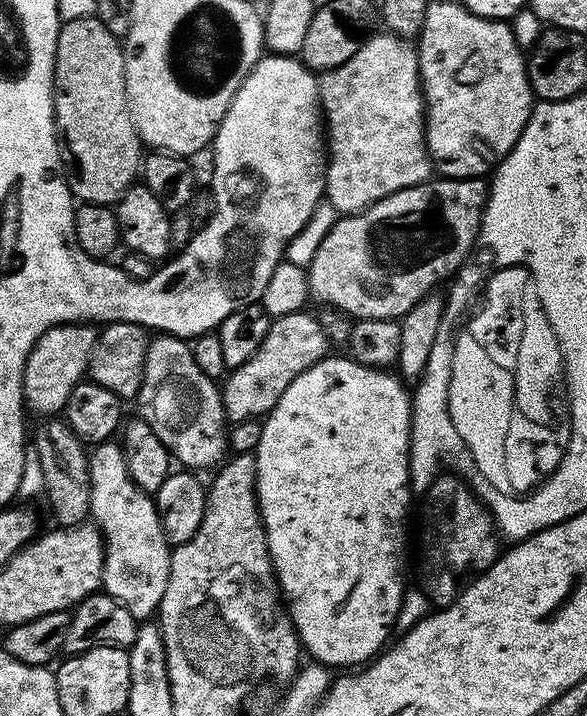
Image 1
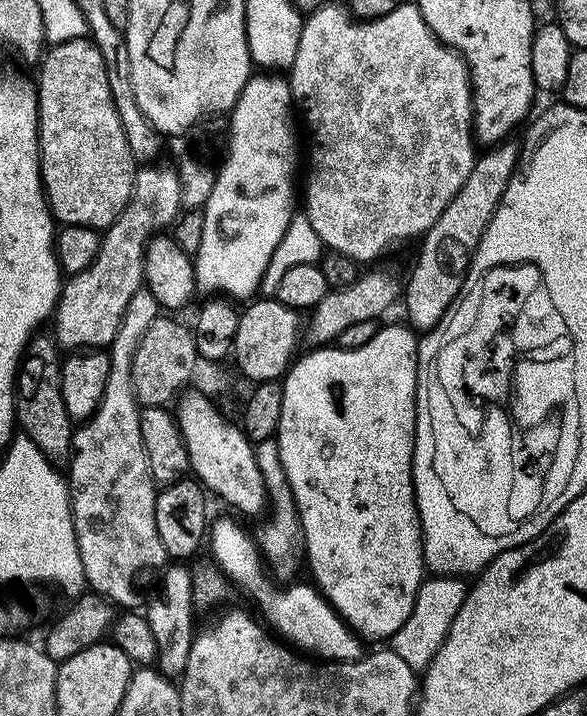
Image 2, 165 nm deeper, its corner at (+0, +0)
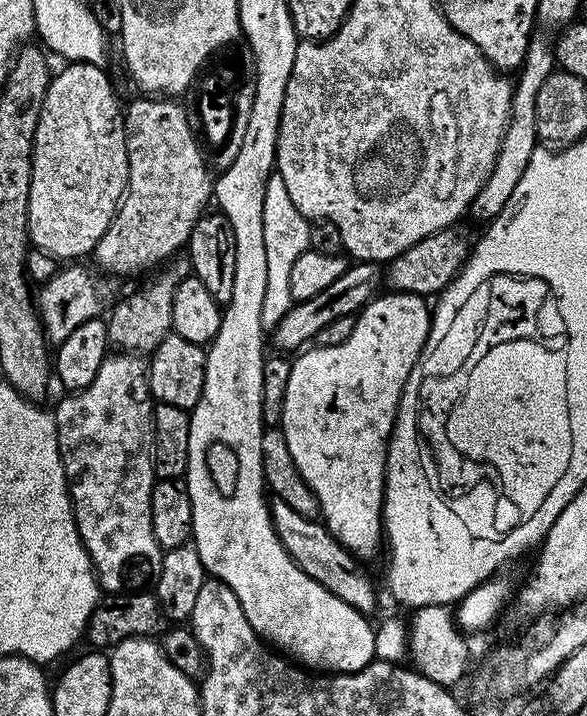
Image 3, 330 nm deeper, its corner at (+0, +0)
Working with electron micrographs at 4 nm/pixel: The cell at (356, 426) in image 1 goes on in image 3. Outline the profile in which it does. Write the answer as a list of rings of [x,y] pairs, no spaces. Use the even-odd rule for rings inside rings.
[[[393,291],[384,295],[377,295],[364,305],[346,342],[325,348],[312,346],[292,360],[290,382],[286,382],[286,402],[279,423],[286,446],[290,446],[290,458],[294,458],[294,466],[298,466],[298,474],[302,474],[306,486],[310,486],[318,498],[322,523],[334,538],[338,538],[341,546],[361,562],[367,562],[382,548],[388,439],[392,437],[402,390],[422,354],[432,325],[430,304],[425,297]]]

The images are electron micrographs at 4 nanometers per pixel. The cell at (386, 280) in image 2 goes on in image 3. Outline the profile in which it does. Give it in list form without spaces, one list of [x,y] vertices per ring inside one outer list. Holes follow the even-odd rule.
[[[460,226],[443,228],[430,234],[430,238],[422,238],[422,242],[410,246],[410,250],[402,250],[402,254],[393,258],[383,269],[383,283],[393,292],[405,292],[425,298],[435,297],[447,288],[451,280],[455,280],[468,260],[469,251],[470,239],[468,240]]]

